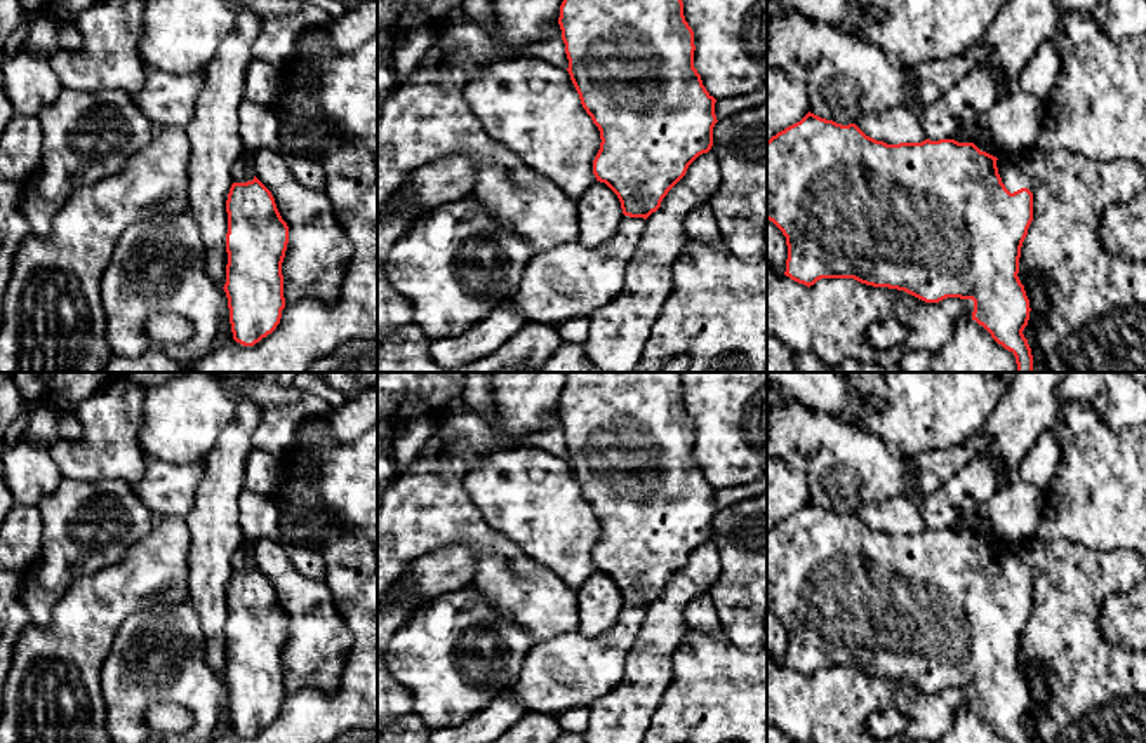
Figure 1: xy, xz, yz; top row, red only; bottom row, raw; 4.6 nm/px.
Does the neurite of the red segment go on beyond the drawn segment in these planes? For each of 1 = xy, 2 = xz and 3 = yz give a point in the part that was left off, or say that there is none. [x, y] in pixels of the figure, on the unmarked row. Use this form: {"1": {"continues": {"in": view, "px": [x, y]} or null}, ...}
{"1": {"continues": {"in": "xy", "px": [242, 561]}}, "2": {"continues": {"in": "xz", "px": [571, 670]}}, "3": {"continues": {"in": "yz", "px": [1012, 568]}}}

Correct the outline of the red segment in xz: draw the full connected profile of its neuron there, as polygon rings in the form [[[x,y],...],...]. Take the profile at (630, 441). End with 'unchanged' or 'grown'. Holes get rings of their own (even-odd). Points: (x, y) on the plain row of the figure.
[[[567,372],[558,414],[569,465],[581,494],[600,520],[600,539],[593,550],[596,571],[605,572],[619,588],[623,609],[616,626],[595,639],[570,632],[536,644],[523,659],[510,689],[527,713],[558,719],[570,708],[590,708],[624,675],[626,654],[645,619],[645,609],[661,597],[668,581],[685,566],[689,555],[713,536],[716,489],[703,475],[694,458],[694,421],[685,411],[682,372]]]; grown

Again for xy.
[[[249,546],[233,555],[233,574],[226,590],[226,673],[233,729],[254,736],[271,724],[285,698],[282,653],[289,633],[289,616],[282,609],[271,581],[256,567]]]; grown

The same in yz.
[[[810,501],[767,531],[767,609],[786,626],[786,666],[807,677],[821,668],[854,668],[904,680],[925,693],[972,689],[972,710],[1012,743],[1031,743],[1023,724],[1031,698],[1017,663],[1033,611],[1035,576],[1036,571],[1009,546],[996,548],[974,532],[925,529],[887,534],[866,525],[856,513],[842,515]]]; grown

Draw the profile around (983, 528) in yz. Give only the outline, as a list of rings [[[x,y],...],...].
[[[984,508],[983,510],[970,510],[969,512],[972,520],[974,520],[974,529],[972,532],[981,539],[981,541],[986,541],[993,546],[1009,546],[1005,543],[1000,541],[1000,538],[996,536],[995,532],[995,527],[993,527],[993,522],[991,519],[984,513]]]

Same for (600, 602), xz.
[[[600,571],[576,590],[579,602],[579,633],[595,639],[610,632],[623,609],[623,599],[617,585]]]

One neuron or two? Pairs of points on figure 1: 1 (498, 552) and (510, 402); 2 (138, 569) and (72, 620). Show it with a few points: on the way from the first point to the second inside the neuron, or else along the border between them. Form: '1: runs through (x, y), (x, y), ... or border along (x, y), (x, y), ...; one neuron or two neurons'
1: runs through (461, 515), (456, 510), (456, 475), (489, 439); one neuron
2: runs through (120, 587), (115, 592), (94, 592), (89, 602); one neuron

